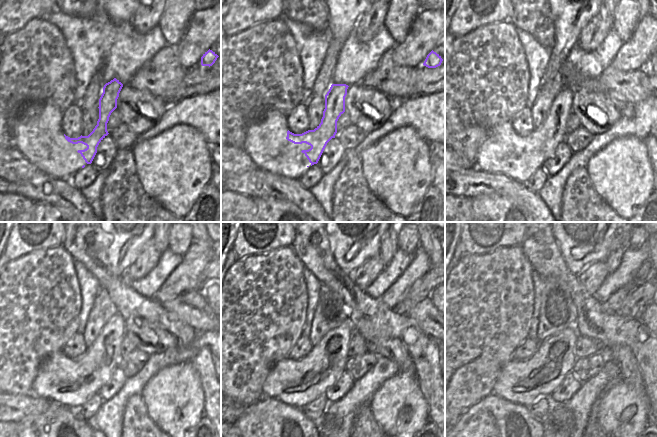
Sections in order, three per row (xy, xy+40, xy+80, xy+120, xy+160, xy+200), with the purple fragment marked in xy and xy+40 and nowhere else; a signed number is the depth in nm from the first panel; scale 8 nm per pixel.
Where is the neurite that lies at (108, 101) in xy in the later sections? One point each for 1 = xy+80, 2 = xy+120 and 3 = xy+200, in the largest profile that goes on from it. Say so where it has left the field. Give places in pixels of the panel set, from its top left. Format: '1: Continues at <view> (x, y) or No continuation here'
1: Continues at xy+80 (553, 130)
2: Continues at xy+120 (101, 358)
3: Continues at xy+200 (555, 357)

